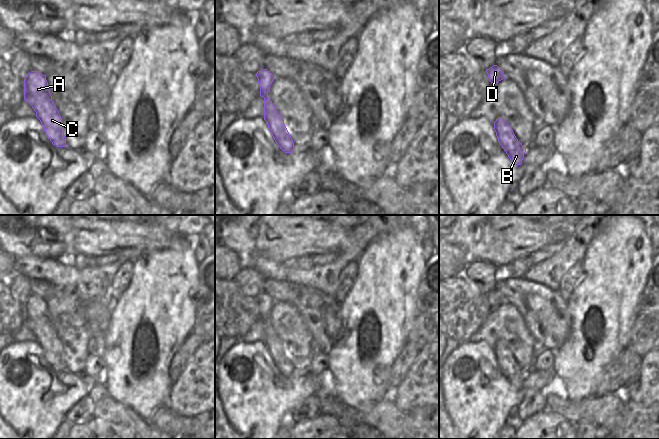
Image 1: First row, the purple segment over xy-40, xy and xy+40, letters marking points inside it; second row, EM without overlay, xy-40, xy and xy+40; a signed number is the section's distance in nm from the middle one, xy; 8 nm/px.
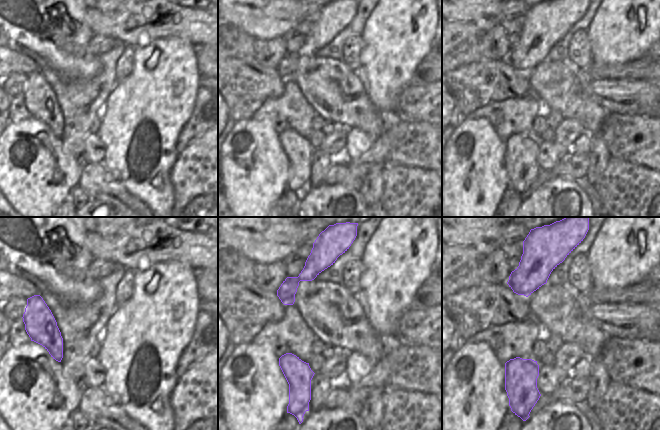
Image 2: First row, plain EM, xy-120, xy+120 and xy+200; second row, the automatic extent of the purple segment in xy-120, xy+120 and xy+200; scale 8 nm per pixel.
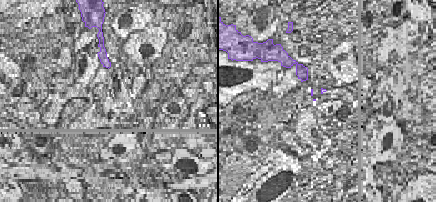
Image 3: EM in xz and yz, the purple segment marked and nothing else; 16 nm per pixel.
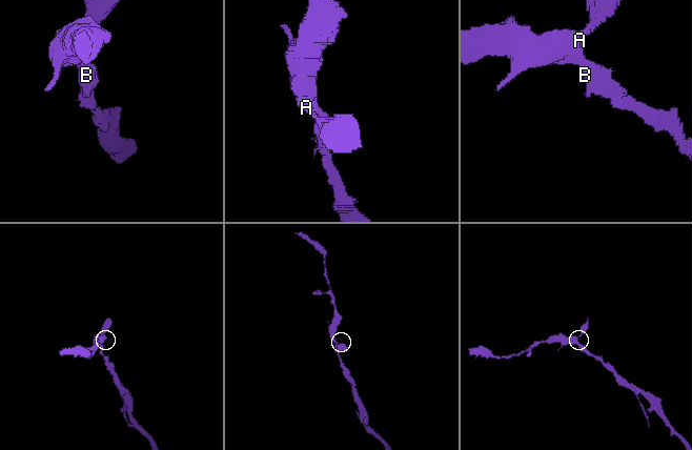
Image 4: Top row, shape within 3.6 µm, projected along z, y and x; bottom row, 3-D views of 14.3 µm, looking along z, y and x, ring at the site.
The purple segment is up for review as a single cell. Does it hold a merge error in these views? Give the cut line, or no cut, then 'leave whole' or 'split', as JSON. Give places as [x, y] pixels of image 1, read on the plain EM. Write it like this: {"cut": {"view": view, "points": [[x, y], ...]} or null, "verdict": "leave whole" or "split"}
{"cut": null, "verdict": "leave whole"}

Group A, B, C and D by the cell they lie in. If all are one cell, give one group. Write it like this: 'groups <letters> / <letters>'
groups A B C D

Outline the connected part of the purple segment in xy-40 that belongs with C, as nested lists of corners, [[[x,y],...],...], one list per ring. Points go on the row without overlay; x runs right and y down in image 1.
[[[37,295],[28,297],[24,304],[24,323],[36,336],[36,341],[52,368],[66,371],[62,342],[52,324],[46,299]]]

